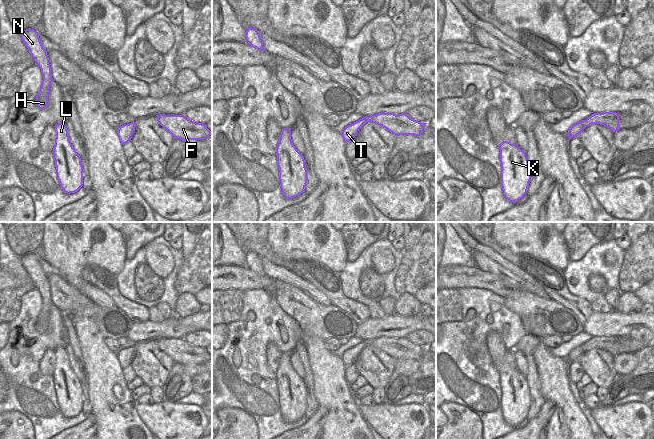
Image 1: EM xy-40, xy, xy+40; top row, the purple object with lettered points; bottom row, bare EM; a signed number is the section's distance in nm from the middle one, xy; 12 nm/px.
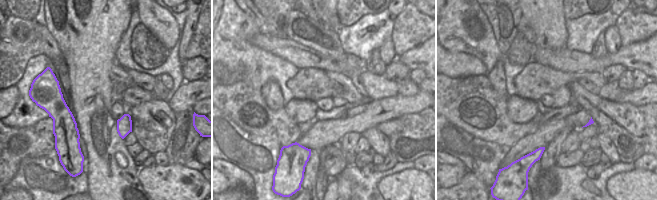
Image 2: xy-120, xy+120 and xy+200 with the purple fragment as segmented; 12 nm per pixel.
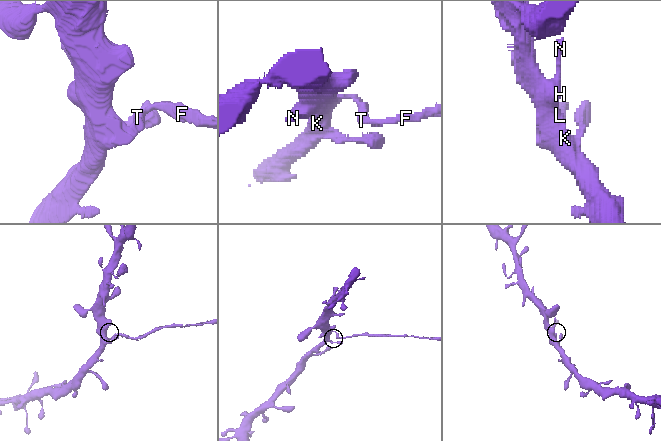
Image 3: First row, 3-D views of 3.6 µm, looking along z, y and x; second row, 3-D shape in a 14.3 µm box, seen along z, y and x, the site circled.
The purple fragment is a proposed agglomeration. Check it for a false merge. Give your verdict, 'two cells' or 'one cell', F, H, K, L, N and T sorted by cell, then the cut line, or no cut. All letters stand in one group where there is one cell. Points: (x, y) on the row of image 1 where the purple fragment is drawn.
two cells | F / H K L N T | xy+40 (584, 120), (585, 127)

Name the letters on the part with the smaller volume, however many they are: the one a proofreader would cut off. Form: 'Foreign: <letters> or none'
Foreign: F

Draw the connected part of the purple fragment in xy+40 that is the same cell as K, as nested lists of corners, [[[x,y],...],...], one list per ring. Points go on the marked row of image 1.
[[[503,141],[498,148],[503,195],[510,202],[516,203],[524,197],[529,187],[529,162],[525,152],[517,144]]]

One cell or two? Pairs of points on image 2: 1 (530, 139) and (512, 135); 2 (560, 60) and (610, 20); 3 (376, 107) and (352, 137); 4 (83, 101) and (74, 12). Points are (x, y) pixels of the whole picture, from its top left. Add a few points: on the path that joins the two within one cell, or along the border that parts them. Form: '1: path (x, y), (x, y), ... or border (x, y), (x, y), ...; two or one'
1: border (542, 124), (531, 133), (518, 139), (510, 147); two
2: border (564, 46), (570, 50), (579, 50), (590, 54); two
3: border (360, 133), (346, 132), (337, 143); two
4: path (83, 79), (83, 34); one

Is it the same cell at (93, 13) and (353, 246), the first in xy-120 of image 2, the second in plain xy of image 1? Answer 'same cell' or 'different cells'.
different cells

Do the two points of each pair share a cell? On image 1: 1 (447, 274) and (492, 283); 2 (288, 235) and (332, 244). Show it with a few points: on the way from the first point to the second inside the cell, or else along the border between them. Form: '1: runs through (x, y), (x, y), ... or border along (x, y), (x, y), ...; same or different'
1: runs through (458, 276), (471, 276), (481, 279); same
2: runs through (299, 235), (309, 235), (321, 243); same

